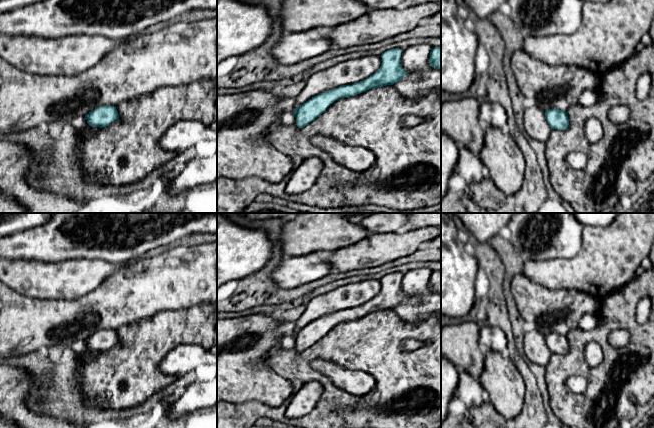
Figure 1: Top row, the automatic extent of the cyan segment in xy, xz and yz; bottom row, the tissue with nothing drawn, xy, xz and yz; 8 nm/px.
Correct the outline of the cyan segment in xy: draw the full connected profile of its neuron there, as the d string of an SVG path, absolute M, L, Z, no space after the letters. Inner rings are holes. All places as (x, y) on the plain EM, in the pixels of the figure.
M100 330L85 339L87 347L93 351L106 351L111 346L119 343L116 330Z

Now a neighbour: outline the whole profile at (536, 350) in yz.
M537 330L526 331L523 343L524 353L529 361L543 366L548 364L552 352L545 342L545 335Z

